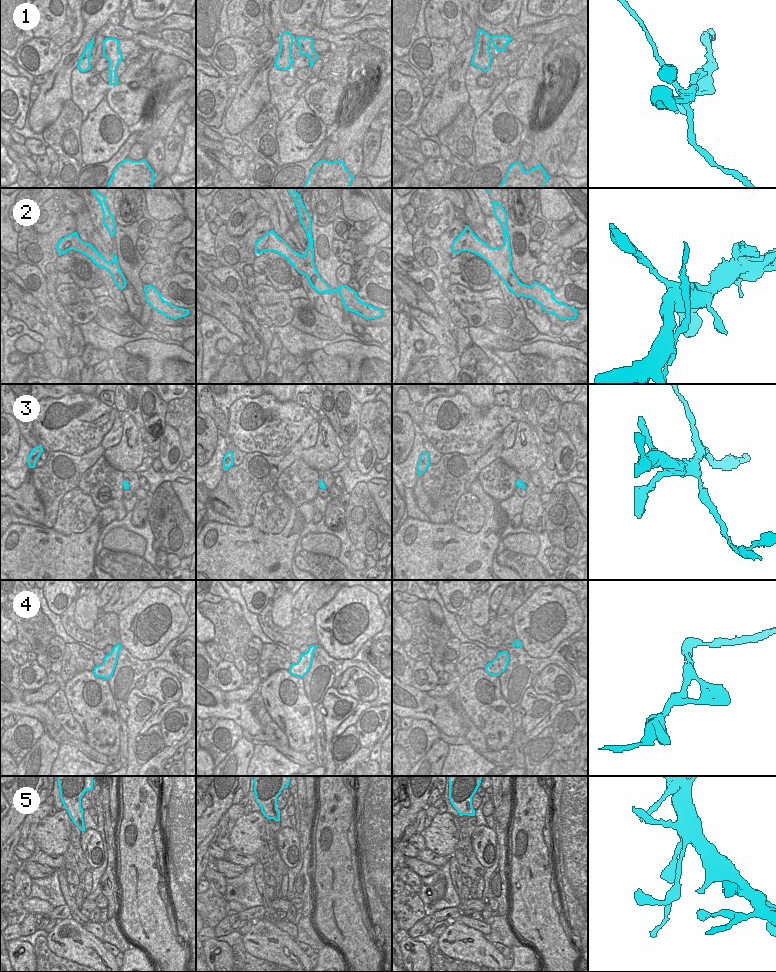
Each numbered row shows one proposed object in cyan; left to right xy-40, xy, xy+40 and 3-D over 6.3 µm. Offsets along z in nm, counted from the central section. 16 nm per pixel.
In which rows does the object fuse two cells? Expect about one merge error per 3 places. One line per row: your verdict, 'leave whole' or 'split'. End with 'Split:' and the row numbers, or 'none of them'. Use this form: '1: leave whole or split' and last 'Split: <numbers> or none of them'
1: split
2: split
3: split
4: leave whole
5: split
Split: 1, 2, 3, 5

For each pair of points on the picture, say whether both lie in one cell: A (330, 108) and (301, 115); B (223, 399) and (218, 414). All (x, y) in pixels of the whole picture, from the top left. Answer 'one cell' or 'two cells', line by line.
A: two cells
B: one cell

